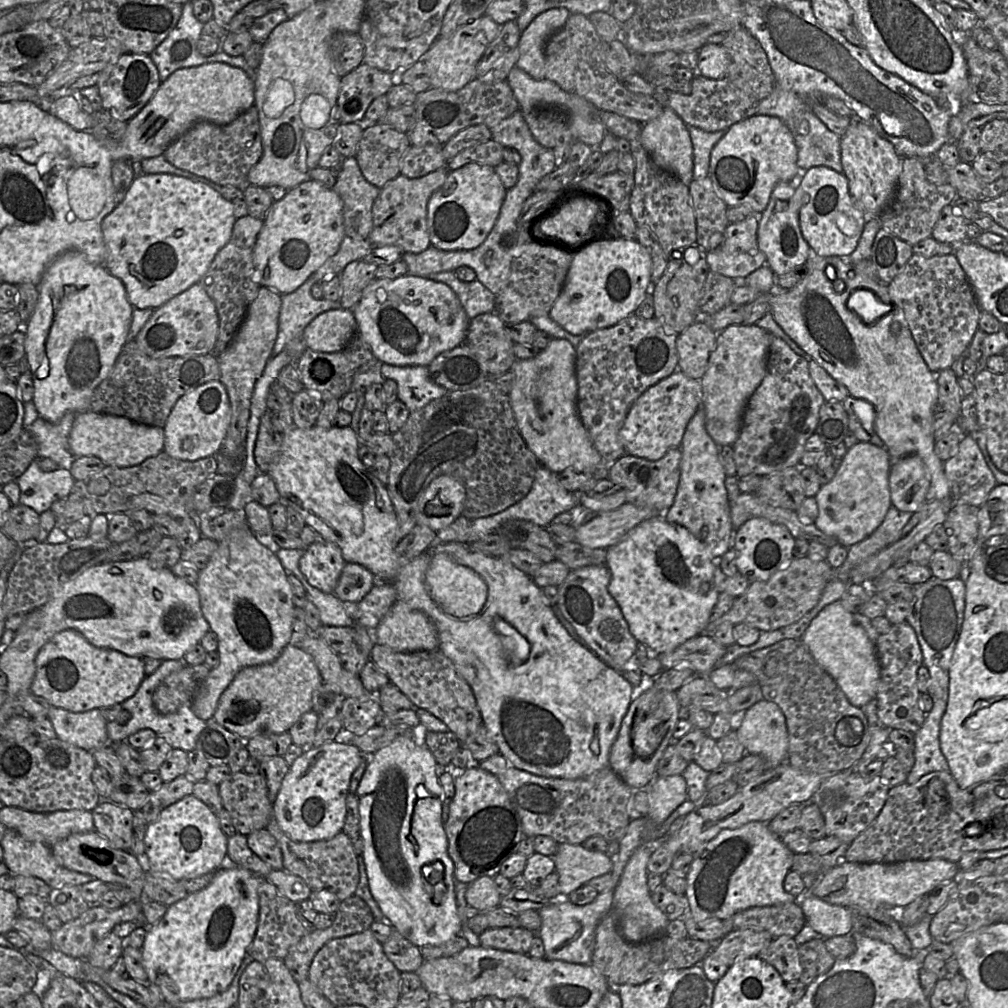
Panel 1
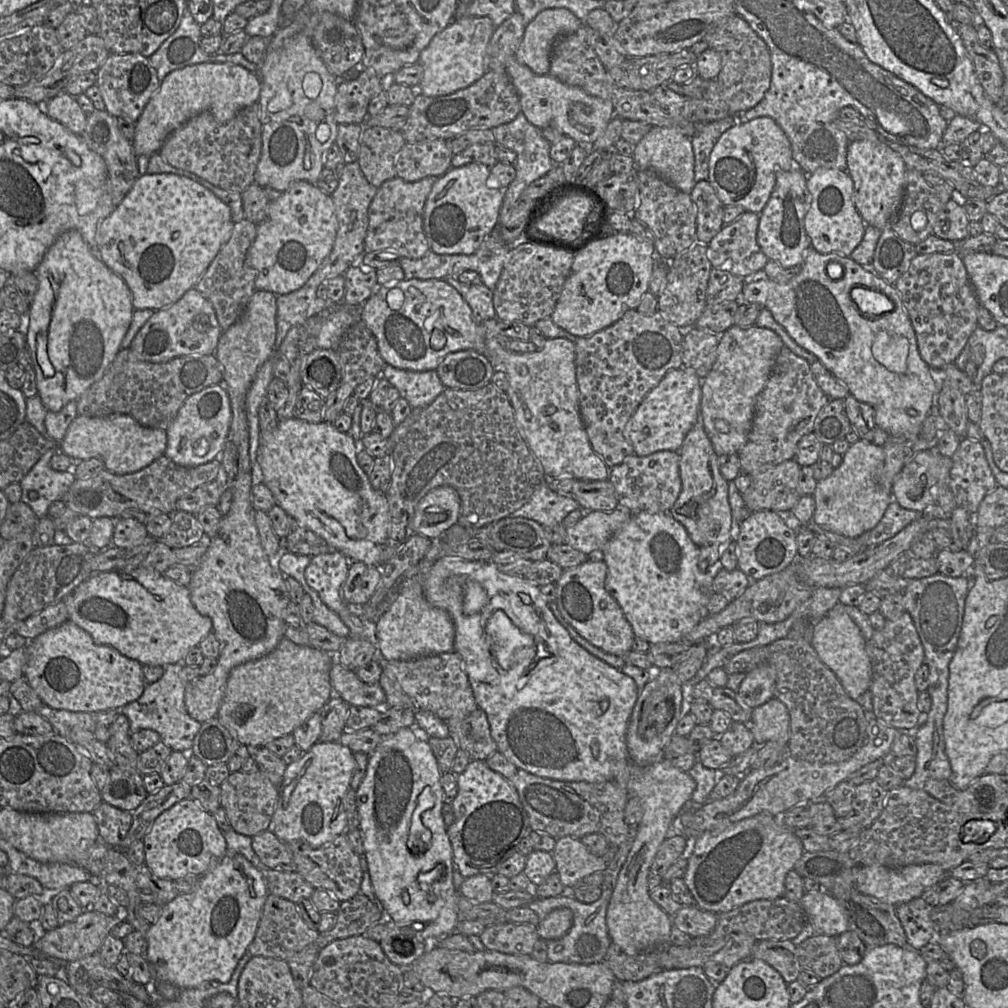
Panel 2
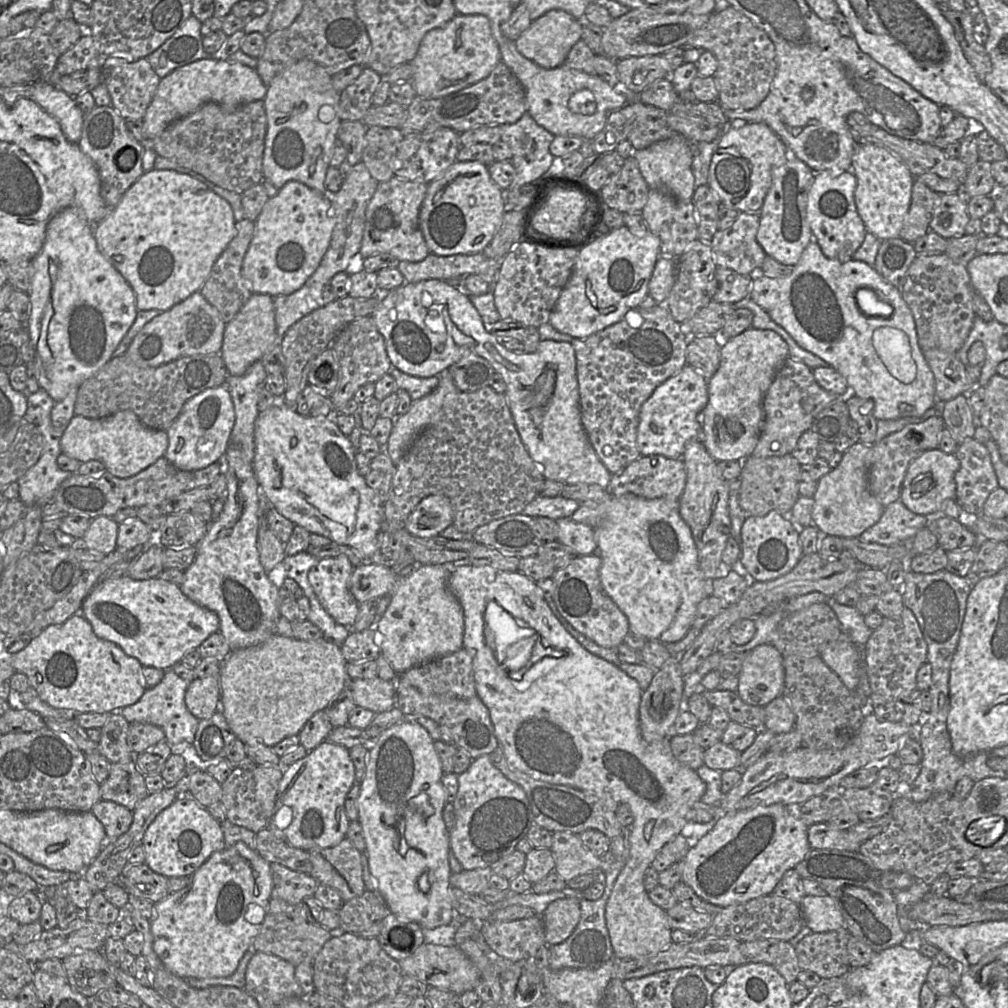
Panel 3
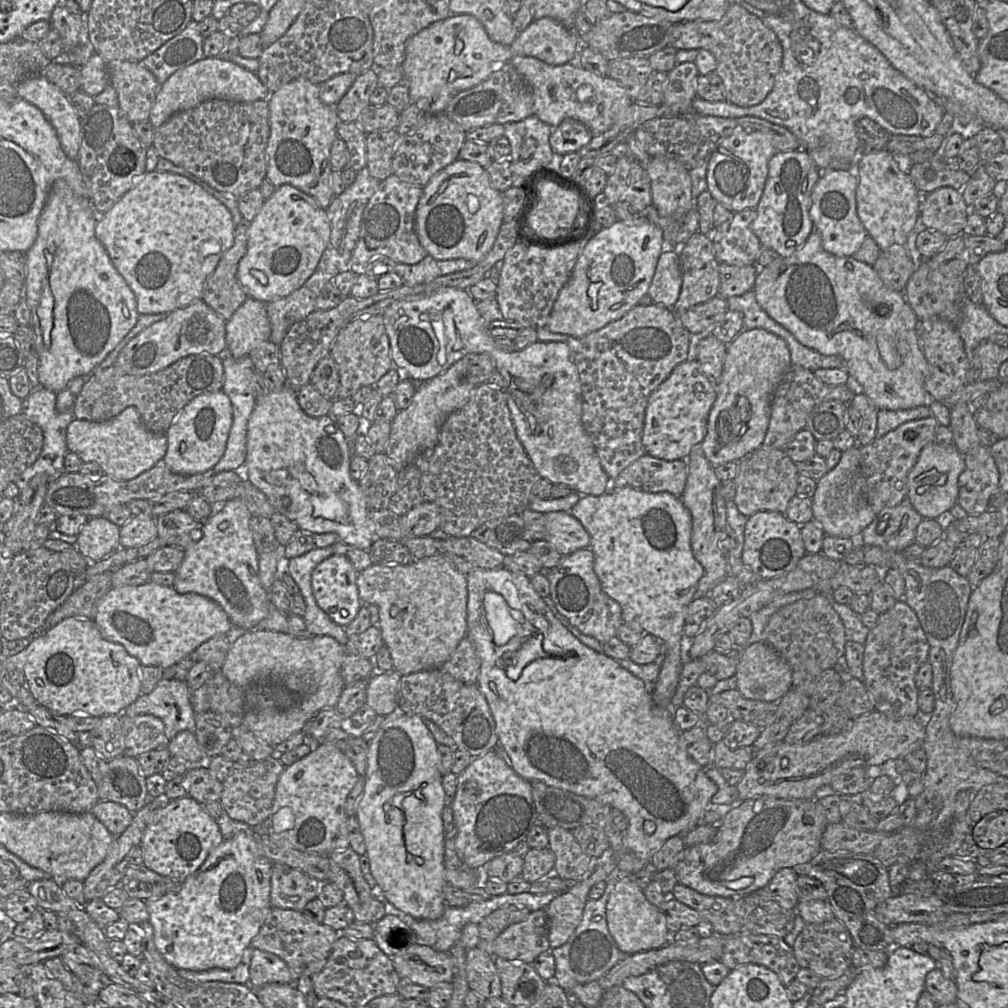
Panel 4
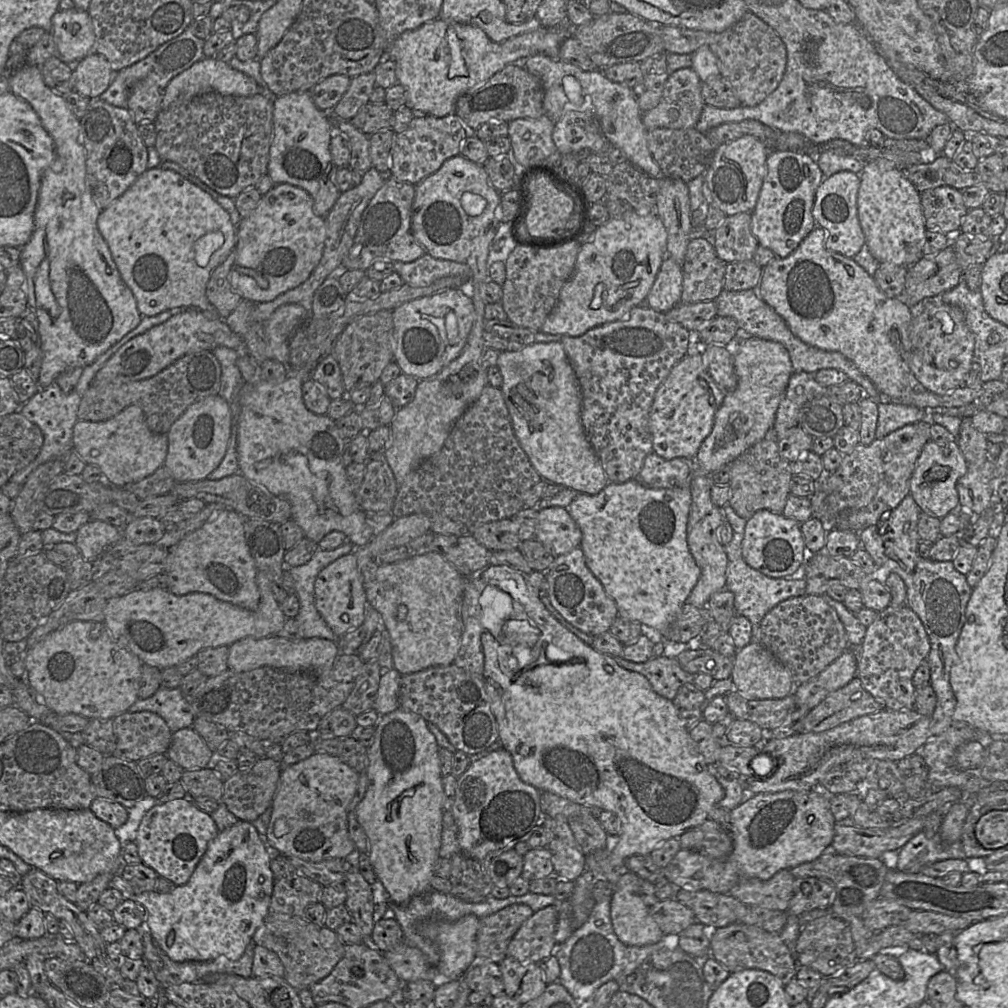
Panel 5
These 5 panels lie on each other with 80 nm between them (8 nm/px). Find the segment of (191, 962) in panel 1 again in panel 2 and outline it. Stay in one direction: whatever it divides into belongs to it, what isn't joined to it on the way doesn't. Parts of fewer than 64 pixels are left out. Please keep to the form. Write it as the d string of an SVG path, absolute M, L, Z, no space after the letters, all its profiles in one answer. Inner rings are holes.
M243 855L225 856L202 876L193 891L180 893L161 907L158 920L151 924L145 939L145 958L155 968L157 978L181 989L195 988L204 982L228 983L239 960L252 943L268 895L264 872L254 867Z

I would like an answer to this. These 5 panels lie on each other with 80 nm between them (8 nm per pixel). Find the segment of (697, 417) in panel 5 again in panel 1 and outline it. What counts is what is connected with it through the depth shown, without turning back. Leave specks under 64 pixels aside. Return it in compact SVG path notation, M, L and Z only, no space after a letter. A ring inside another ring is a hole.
M678 369L649 387L635 400L619 430L626 454L658 460L670 449L679 448L687 424L700 406L700 380L689 378Z

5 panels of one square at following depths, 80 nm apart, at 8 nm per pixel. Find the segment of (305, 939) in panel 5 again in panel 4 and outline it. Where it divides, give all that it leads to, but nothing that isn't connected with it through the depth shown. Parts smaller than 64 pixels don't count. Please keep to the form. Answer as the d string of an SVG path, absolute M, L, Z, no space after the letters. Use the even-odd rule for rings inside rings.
M271 906L258 934L252 939L251 946L283 959L296 982L302 975L313 976L324 968L339 935L333 928L310 919L303 911Z

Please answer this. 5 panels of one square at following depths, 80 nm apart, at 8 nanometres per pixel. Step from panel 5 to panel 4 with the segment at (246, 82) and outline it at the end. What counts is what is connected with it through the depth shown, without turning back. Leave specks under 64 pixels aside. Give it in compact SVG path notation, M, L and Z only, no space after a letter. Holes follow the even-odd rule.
M204 57L195 63L176 71L160 85L150 111L149 122L156 129L177 112L196 107L210 99L222 99L240 103L267 100L270 91L257 74L220 57Z

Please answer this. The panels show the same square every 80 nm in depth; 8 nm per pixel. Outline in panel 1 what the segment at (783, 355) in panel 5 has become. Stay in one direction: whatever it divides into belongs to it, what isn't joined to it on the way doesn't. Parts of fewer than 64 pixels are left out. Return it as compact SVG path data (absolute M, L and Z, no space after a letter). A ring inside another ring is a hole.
M731 325L720 333L716 338L716 346L711 352L705 374L700 379L701 404L705 412L705 427L707 433L719 446L733 446L738 439L743 413L749 398L763 381L766 369L771 334L754 325Z

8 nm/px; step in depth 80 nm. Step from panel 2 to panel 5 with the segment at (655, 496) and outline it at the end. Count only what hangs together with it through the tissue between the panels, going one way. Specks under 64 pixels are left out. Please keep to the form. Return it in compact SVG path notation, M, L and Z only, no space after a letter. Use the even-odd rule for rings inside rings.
M655 453L646 456L637 479L643 485L654 489L672 489L683 486L692 478L692 459L676 457L665 460Z

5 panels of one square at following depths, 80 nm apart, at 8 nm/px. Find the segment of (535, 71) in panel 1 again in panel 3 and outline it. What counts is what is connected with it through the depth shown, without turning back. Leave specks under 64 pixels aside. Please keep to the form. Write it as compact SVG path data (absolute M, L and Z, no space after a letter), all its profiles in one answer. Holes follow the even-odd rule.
M550 10L531 22L516 40L521 55L545 69L564 64L571 48L581 39L583 28L580 21L564 10Z

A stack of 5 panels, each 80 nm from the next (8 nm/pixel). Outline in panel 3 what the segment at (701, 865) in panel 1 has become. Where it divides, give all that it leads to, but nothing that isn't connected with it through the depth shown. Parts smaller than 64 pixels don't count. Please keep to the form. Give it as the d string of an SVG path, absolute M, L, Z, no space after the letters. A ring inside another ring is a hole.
M772 804L725 814L680 860L681 881L701 899L722 908L771 894L784 873L794 869L811 850L807 836L808 826L801 819L800 807L797 804Z

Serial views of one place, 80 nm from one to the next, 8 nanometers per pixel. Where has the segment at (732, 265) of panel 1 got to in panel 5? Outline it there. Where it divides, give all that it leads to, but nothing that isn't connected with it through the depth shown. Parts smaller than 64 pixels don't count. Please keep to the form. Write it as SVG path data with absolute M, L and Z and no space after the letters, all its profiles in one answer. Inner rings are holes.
M751 213L727 216L715 230L714 248L725 263L753 260L758 241L751 231Z

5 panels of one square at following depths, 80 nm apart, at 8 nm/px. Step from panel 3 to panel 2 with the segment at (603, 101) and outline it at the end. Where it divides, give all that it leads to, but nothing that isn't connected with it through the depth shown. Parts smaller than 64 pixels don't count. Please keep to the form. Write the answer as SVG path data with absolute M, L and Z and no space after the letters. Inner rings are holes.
M516 57L508 58L506 73L518 91L521 112L534 126L554 128L572 138L577 145L593 148L594 142L604 133L610 120L615 116L613 104L586 93L583 89L567 85L557 78L537 75L529 67L518 62Z

